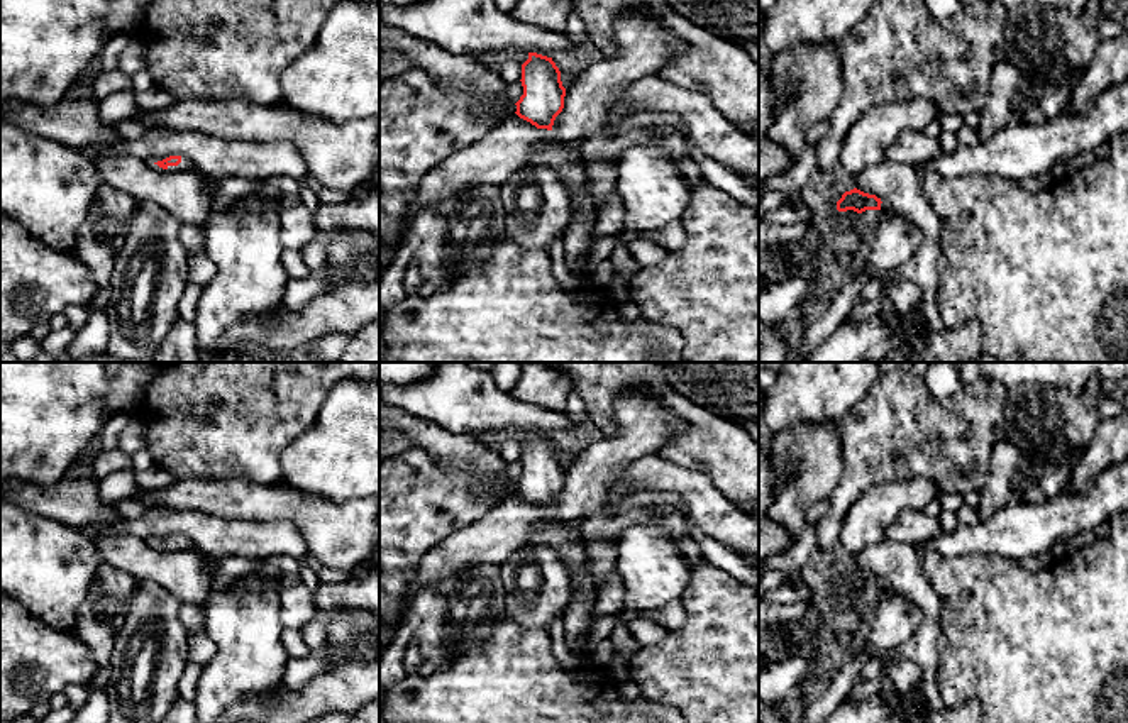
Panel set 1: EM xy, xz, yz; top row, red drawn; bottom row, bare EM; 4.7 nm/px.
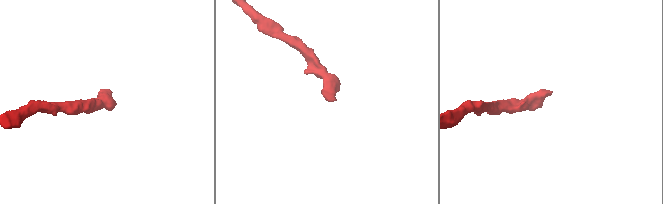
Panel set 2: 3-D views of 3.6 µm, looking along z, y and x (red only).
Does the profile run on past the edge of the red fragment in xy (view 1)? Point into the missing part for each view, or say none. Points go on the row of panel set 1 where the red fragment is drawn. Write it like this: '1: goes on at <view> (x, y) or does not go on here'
1: goes on at xy (185, 163)

